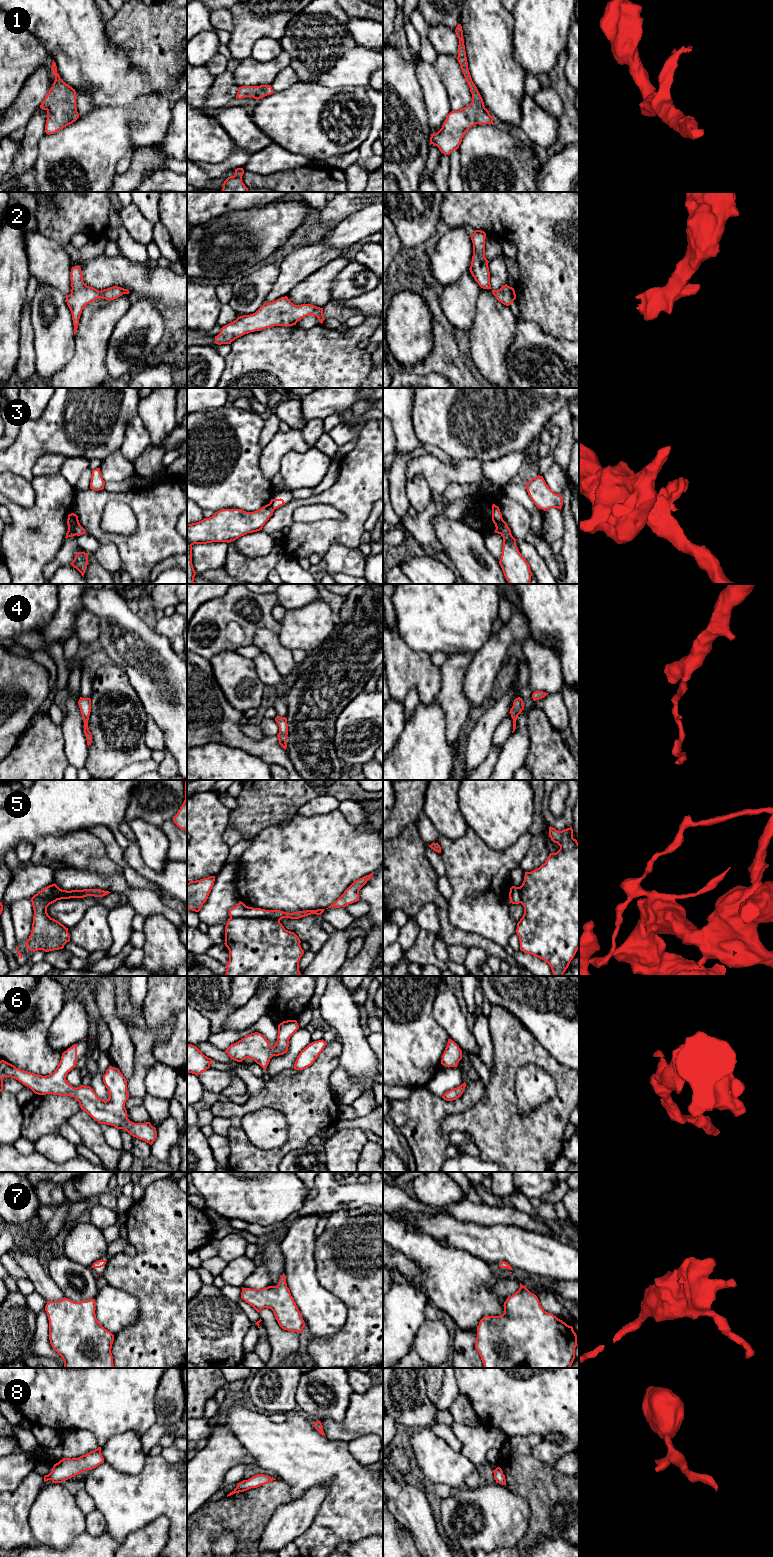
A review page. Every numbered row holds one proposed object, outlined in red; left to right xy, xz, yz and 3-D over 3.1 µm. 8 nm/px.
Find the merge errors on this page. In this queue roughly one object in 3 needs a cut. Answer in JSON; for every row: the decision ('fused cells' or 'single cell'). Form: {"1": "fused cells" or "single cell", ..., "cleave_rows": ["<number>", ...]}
{"1": "single cell", "2": "single cell", "3": "fused cells", "4": "single cell", "5": "fused cells", "6": "single cell", "7": "single cell", "8": "single cell", "cleave_rows": ["3", "5"]}

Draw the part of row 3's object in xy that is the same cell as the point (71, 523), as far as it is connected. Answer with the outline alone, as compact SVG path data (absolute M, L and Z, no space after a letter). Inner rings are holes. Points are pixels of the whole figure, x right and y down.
M72 513L68 515L67 525L68 525L68 531L66 533L65 538L76 536L76 532L75 532L76 522Z

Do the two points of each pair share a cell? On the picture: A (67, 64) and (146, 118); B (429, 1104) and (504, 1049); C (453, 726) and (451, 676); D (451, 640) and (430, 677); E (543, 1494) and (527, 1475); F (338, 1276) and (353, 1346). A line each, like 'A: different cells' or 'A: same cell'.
A: same cell
B: different cells
C: same cell
D: different cells
E: same cell
F: same cell

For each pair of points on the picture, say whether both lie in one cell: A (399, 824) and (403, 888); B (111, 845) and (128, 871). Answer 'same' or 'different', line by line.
A: different
B: same

